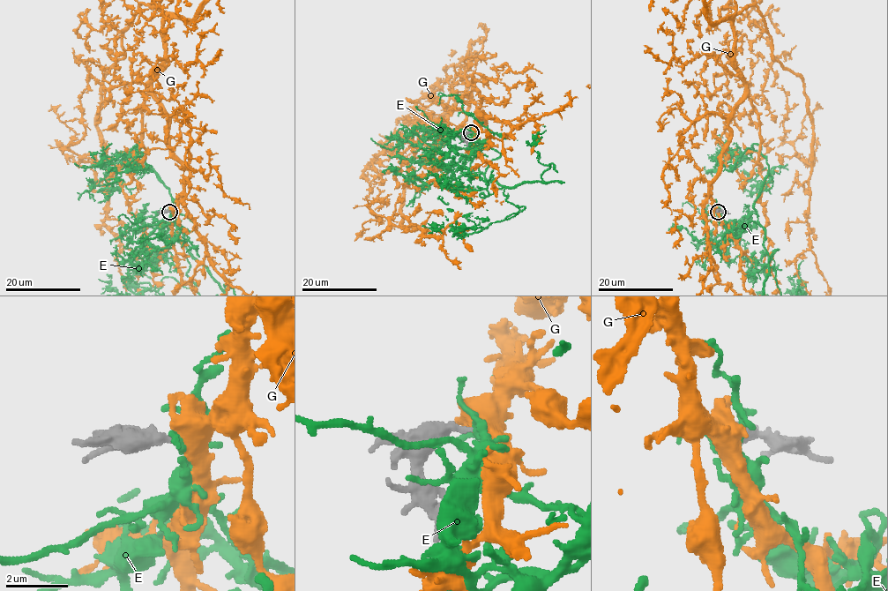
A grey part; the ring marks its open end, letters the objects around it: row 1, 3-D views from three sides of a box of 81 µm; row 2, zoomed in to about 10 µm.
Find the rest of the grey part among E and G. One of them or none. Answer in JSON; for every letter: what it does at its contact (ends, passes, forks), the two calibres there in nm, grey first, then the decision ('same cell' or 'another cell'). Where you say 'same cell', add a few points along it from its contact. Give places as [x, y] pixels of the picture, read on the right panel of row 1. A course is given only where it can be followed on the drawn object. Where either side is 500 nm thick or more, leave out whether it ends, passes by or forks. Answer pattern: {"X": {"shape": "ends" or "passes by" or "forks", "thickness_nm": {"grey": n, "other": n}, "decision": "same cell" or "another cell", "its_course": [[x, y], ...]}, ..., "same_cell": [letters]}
{"E": {"shape": "forks", "thickness_nm": {"grey": 280, "other": 240}, "decision": "another cell"}, "G": {"thickness_nm": {"grey": 320, "other": 600}, "decision": "same cell"}, "same_cell": ["G"]}

